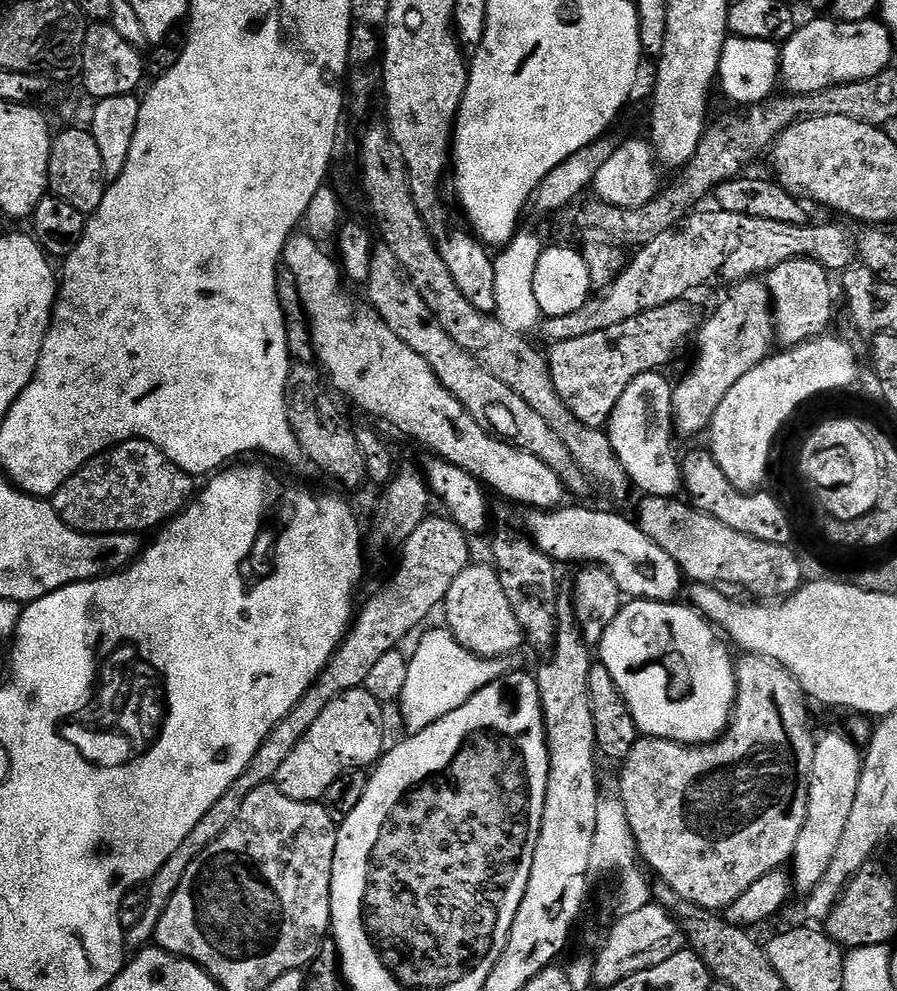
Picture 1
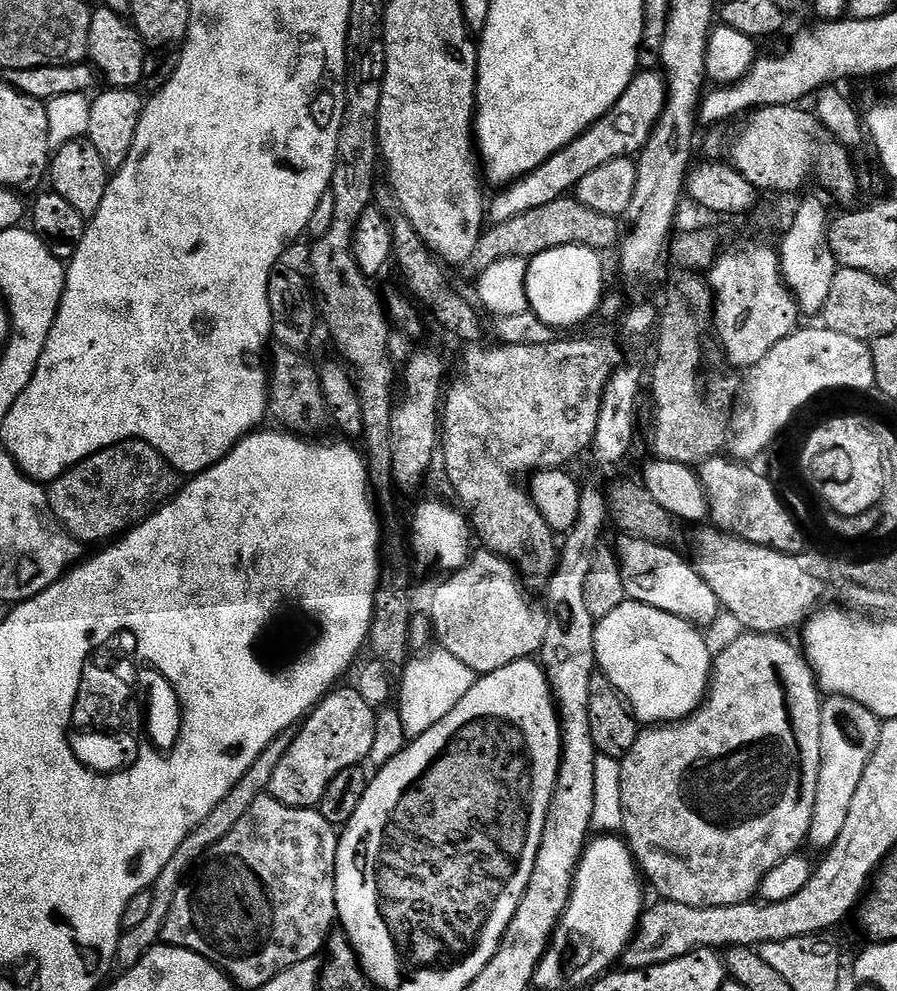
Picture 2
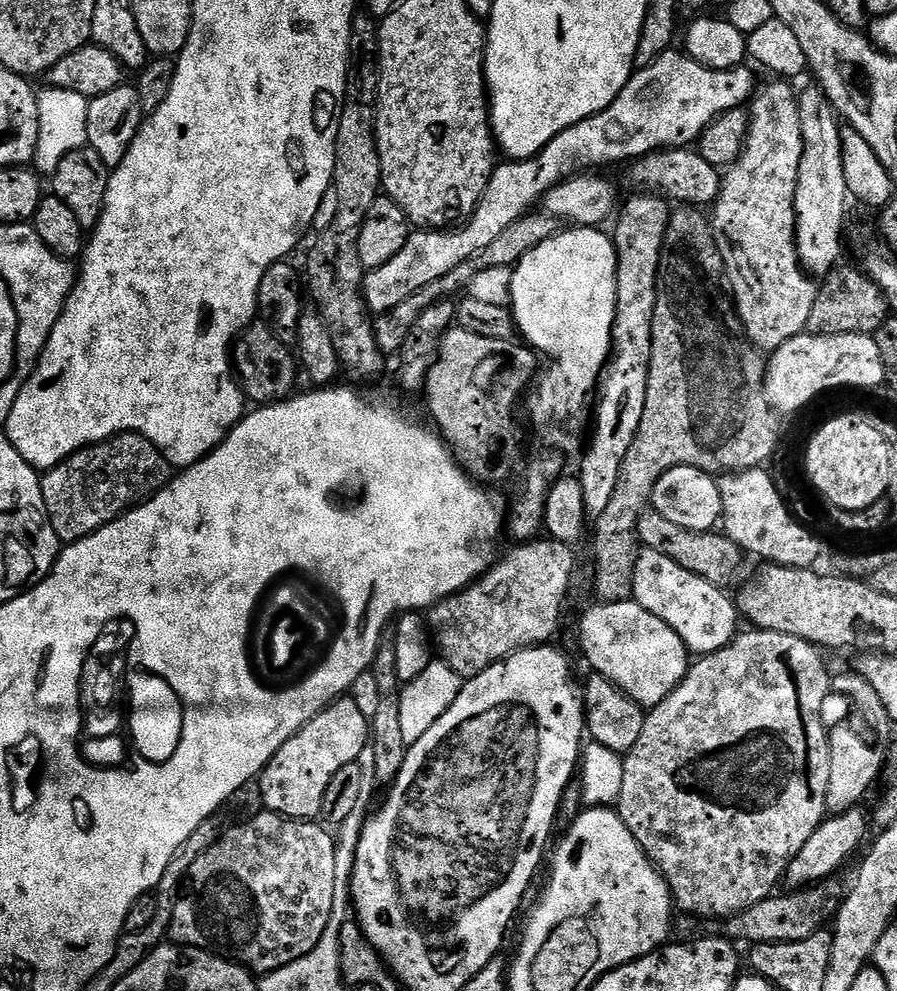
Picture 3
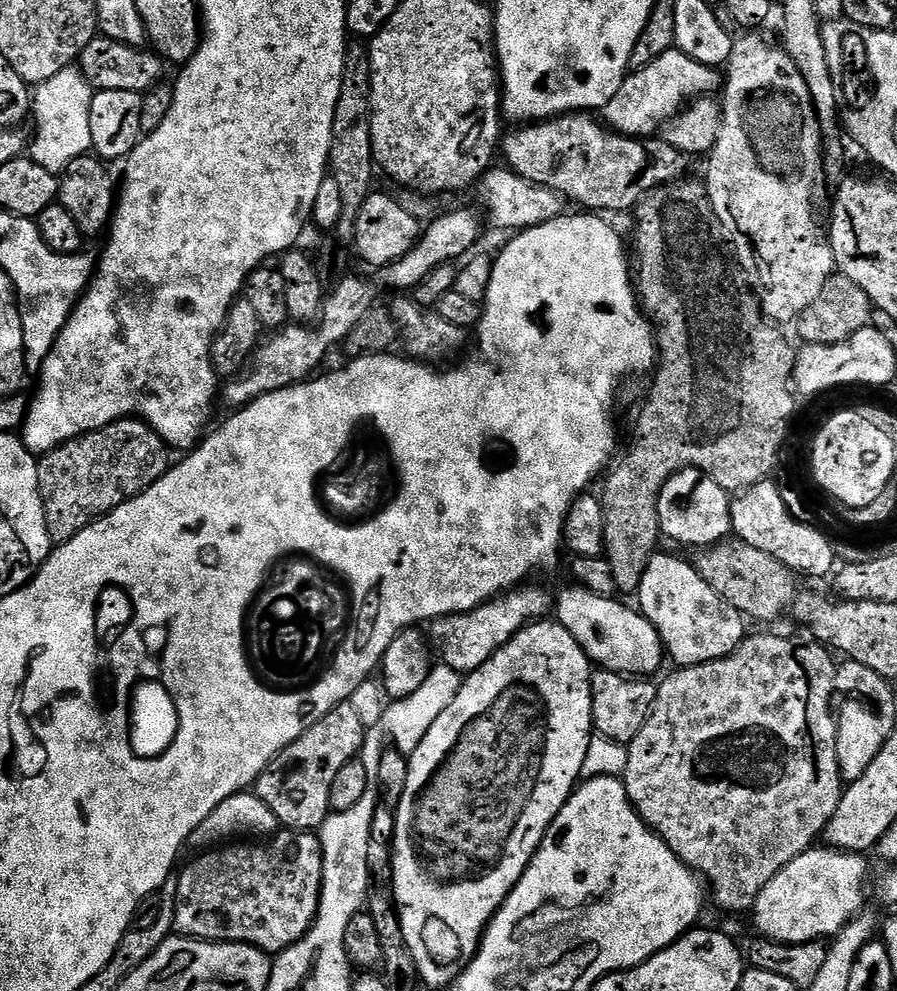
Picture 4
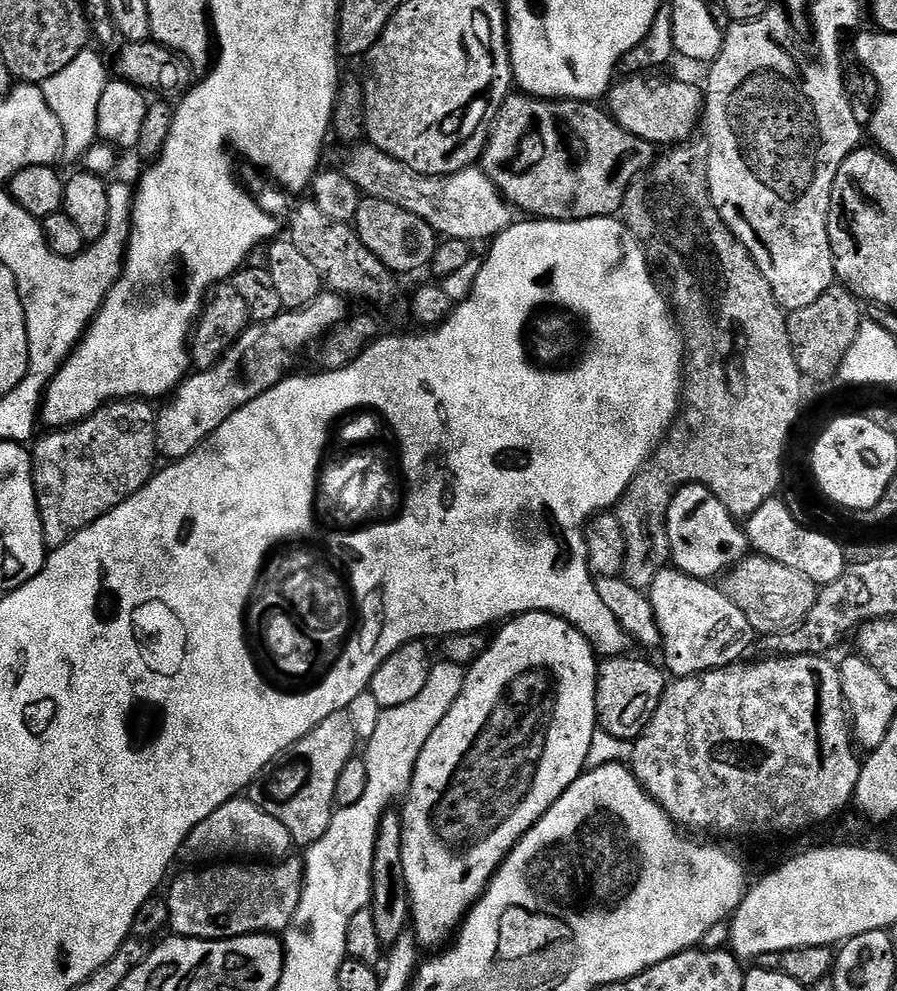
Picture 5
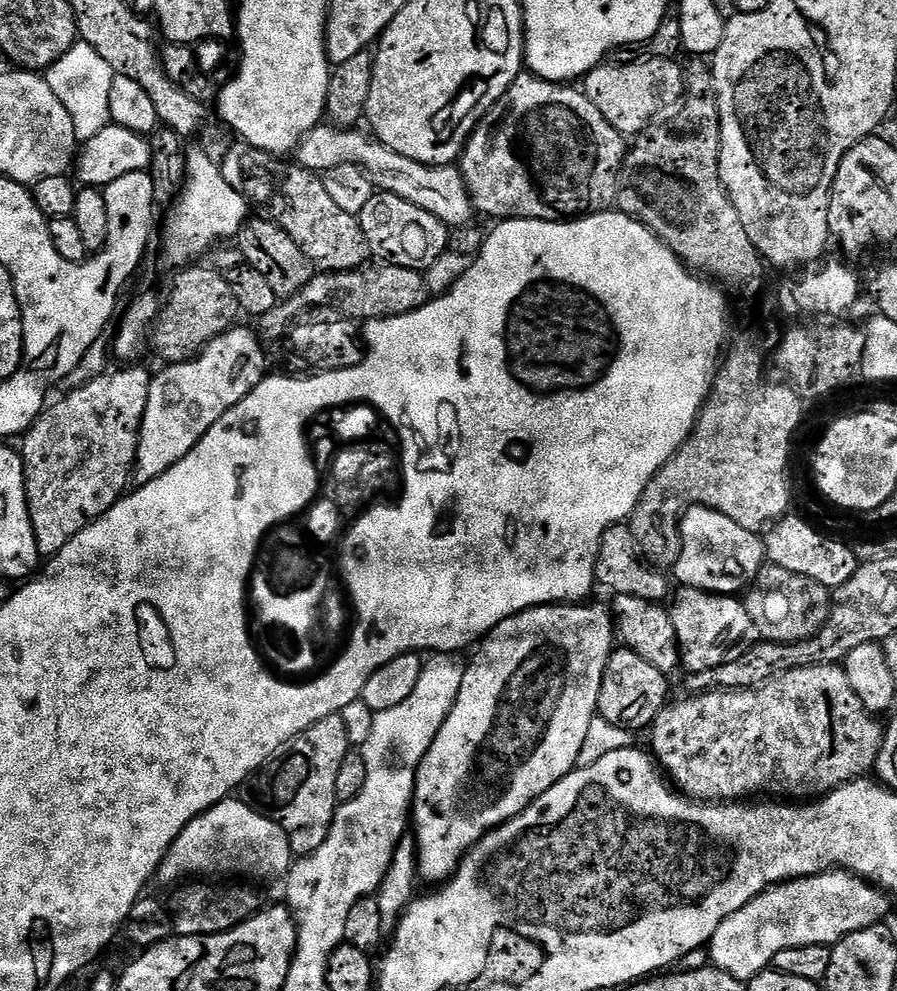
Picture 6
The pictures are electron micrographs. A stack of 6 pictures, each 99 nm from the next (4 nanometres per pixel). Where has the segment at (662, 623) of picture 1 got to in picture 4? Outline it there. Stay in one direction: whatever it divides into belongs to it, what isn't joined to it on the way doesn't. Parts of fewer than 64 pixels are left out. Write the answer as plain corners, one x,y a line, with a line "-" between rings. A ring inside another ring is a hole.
571,587
562,589
560,596
558,592
555,597
554,616
563,628
570,630
570,634
574,634
578,646
582,646
582,650
588,655
593,665
610,672
621,672
624,676
633,678
648,678
653,675
651,672
659,670
660,663
665,663
666,660
664,644
660,641
658,630
654,630
654,626
644,617
643,612
635,607
632,609
627,608
624,604
619,604
619,599
594,594
589,588

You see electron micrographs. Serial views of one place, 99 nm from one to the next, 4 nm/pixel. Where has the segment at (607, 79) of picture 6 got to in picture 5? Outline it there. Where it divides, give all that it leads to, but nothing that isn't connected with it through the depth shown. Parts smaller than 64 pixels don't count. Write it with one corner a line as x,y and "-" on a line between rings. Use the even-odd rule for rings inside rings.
632,74
617,79
608,89
606,108
630,134
657,146
679,146
693,139
692,131
702,120
706,96
684,80
660,80
656,74

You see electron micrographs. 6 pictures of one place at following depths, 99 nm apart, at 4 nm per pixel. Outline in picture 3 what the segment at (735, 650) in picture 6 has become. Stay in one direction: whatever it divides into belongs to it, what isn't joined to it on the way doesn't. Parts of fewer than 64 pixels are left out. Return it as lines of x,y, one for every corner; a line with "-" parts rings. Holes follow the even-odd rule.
644,548
634,566
634,590
632,599
641,604
654,618
662,618
682,638
689,653
697,657
709,656
711,652
722,650
738,635
736,620
738,608
722,588
715,588
706,578
682,570
678,562
670,562
666,554

